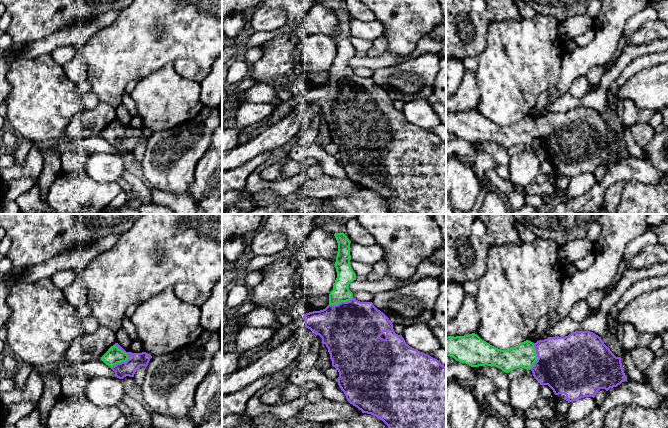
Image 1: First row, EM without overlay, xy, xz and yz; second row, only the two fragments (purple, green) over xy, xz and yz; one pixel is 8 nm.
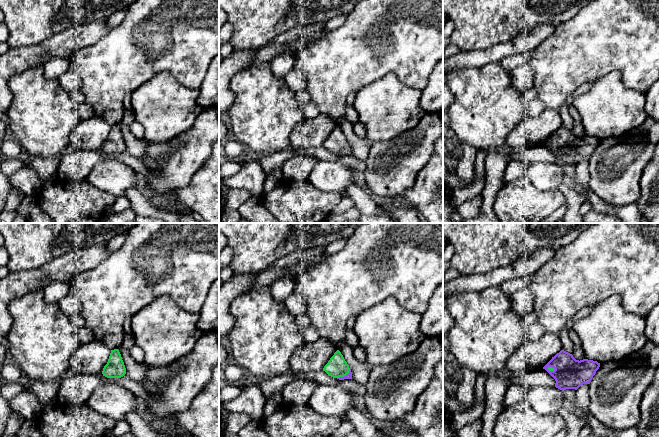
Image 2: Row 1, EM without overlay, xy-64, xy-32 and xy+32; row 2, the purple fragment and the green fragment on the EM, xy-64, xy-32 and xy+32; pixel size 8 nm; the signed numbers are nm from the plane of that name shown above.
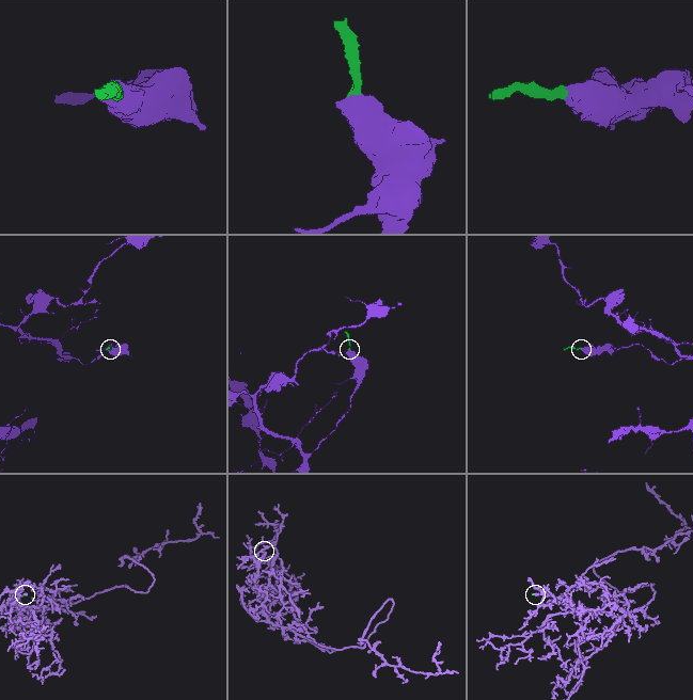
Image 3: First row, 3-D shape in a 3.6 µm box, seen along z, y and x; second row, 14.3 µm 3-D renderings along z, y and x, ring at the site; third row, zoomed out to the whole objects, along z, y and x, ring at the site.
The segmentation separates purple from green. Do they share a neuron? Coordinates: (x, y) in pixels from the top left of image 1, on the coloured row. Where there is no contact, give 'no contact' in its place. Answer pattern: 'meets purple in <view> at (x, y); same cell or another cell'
meets purple in xy at (127, 359); same cell

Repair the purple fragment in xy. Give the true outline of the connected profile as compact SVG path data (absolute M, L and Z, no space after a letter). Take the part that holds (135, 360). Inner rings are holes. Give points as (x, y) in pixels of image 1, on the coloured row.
M118 343L111 346L101 357L101 360L114 372L115 377L123 379L126 376L134 377L140 366L148 365L152 356L146 352L126 352Z

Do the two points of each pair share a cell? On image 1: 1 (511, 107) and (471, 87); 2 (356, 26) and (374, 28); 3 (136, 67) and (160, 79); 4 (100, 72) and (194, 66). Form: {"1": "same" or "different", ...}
{"1": "different", "2": "same", "3": "different", "4": "same"}

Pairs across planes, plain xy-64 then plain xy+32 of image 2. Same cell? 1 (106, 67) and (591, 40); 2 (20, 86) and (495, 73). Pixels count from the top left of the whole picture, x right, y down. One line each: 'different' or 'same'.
1: same
2: same

